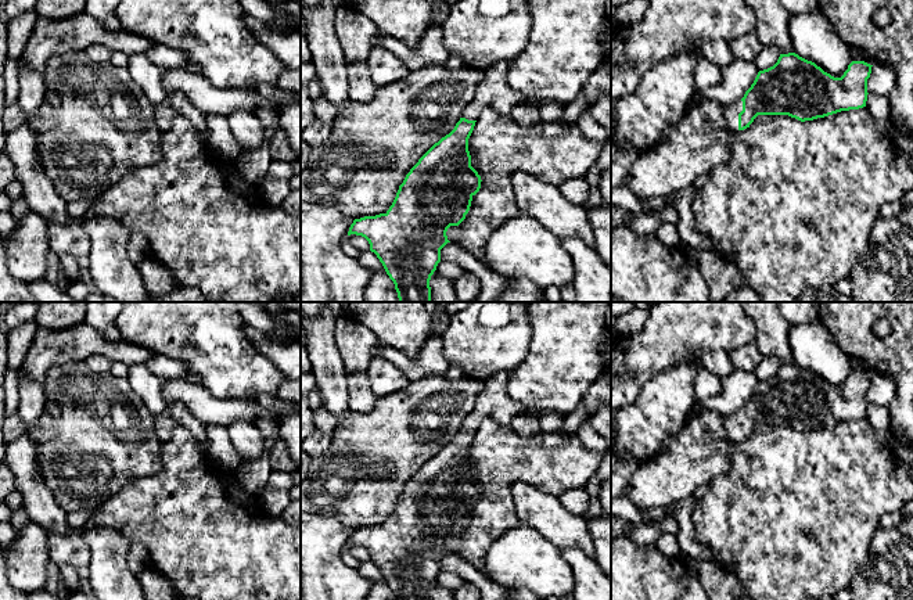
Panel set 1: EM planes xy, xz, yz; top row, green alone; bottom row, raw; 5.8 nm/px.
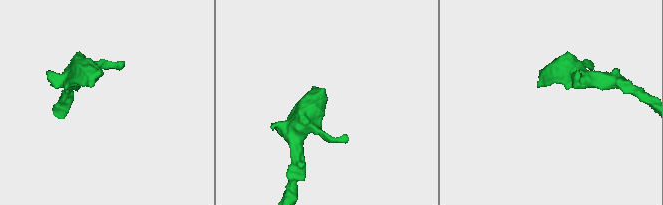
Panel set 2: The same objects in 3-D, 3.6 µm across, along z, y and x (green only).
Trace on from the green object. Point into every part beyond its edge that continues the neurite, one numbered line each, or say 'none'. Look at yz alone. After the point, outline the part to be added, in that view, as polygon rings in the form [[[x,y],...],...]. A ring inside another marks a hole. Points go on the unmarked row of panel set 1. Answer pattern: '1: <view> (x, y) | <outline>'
1: yz (730, 421) | [[[741,410],[729,416],[723,416],[725,434],[733,442],[738,442],[738,424],[741,421],[743,421]]]

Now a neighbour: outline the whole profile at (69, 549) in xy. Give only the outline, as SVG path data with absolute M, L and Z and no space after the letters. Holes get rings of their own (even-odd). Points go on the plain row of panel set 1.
M72 529L65 535L48 532L48 558L58 568L72 565L78 570L90 565L90 549L79 529Z

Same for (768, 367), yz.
M763 358L754 373L759 378L759 381L768 380L773 377L780 367L780 362L776 358Z

